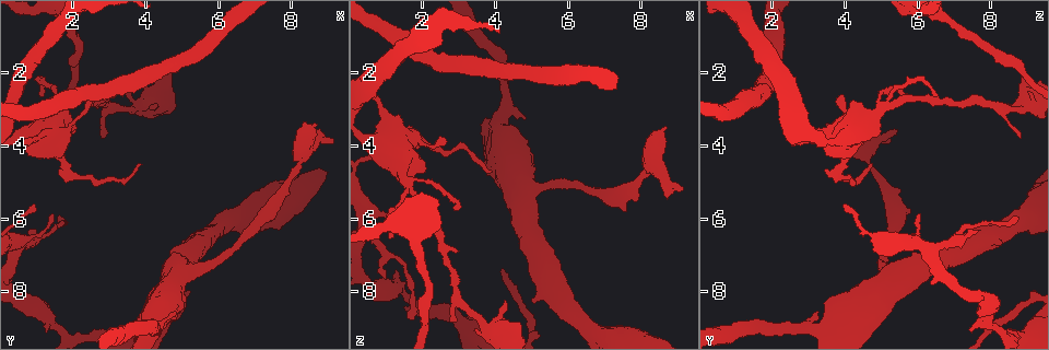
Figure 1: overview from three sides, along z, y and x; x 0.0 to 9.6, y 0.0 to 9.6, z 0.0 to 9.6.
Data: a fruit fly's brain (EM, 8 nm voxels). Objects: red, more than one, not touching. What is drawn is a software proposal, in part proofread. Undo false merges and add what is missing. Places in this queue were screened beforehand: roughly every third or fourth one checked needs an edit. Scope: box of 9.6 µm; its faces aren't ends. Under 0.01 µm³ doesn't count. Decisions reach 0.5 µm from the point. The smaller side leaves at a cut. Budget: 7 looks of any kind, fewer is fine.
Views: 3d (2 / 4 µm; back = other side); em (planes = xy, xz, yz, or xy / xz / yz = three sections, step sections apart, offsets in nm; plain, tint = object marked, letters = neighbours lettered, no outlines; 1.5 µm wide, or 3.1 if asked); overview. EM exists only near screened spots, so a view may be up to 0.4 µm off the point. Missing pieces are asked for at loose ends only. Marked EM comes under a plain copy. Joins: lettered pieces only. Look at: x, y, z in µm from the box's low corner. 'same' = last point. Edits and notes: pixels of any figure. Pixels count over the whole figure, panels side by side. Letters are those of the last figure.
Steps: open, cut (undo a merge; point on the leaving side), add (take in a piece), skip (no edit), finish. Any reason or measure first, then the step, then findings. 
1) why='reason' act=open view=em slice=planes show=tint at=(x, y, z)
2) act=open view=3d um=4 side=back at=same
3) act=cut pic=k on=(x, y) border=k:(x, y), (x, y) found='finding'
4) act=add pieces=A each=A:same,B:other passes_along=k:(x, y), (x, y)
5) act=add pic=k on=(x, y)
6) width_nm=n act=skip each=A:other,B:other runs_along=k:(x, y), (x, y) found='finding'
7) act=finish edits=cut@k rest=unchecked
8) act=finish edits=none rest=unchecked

why='free end' act=open view=3d um=4 at=(4.85, 8.65, 3.25)

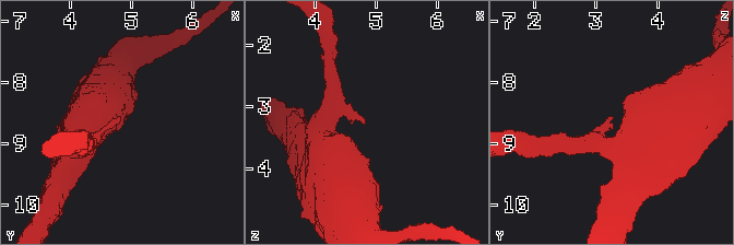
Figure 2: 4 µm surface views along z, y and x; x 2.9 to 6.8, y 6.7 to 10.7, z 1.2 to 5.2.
act=open view=em slice=xz step=4 show=tint at=(4.85, 8.55, 3.25)

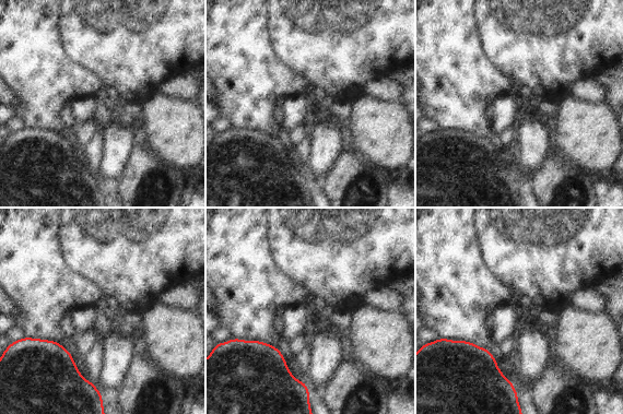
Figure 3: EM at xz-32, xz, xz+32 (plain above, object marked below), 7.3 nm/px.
act=open view=em slice=planes show=letters at=same

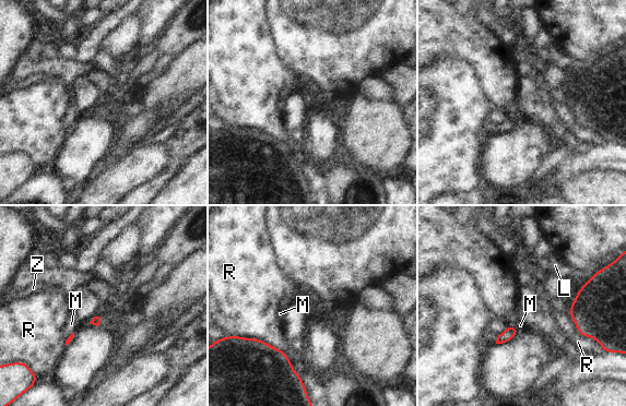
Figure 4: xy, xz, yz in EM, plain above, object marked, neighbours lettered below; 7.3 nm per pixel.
act=skip each=L:other,M:other,R:other,Z:other found='no lettered piece goes on from it'

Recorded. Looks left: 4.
why='tapers out' act=open view=em slice=planes show=letters at=(1.00, 6.30, 7.70)

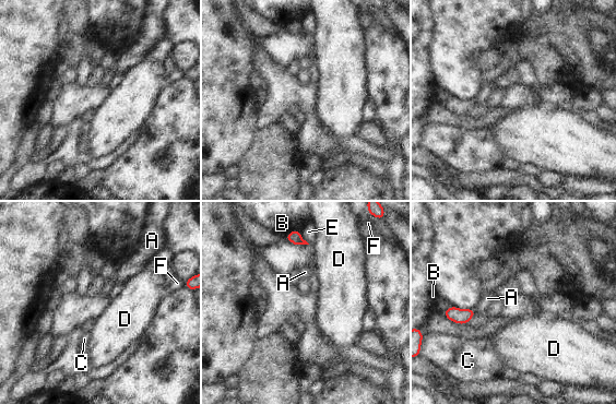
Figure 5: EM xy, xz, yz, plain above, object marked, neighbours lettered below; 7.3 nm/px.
act=skip each=A:other,B:other,C:other,D:other,E:other,F:other border=5:(473, 308), (476, 312) found='no lettered piece goes on from it'

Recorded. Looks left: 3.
why='free end' act=open view=3d um=4 at=(1.30, 3.50, 3.15)

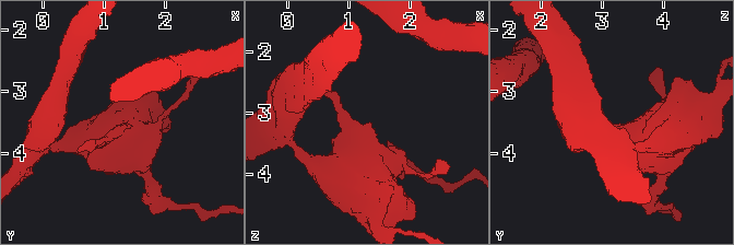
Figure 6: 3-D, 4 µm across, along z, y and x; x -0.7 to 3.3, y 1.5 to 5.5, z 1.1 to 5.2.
why='need the tissue' act=open view=em slice=planes show=letters at=(1.35, 3.50, 3.15)

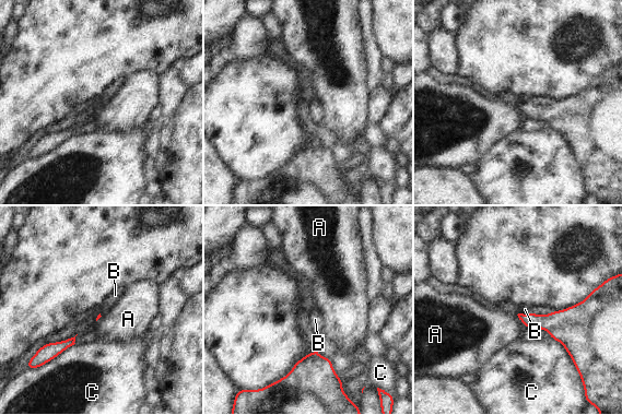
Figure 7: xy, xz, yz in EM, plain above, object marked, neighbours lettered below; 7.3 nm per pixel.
act=add pieces=B each=A:other,B:same,C:other found='it goes on there'

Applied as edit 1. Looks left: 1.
act=finish edits=add@7 rest=unchecked

